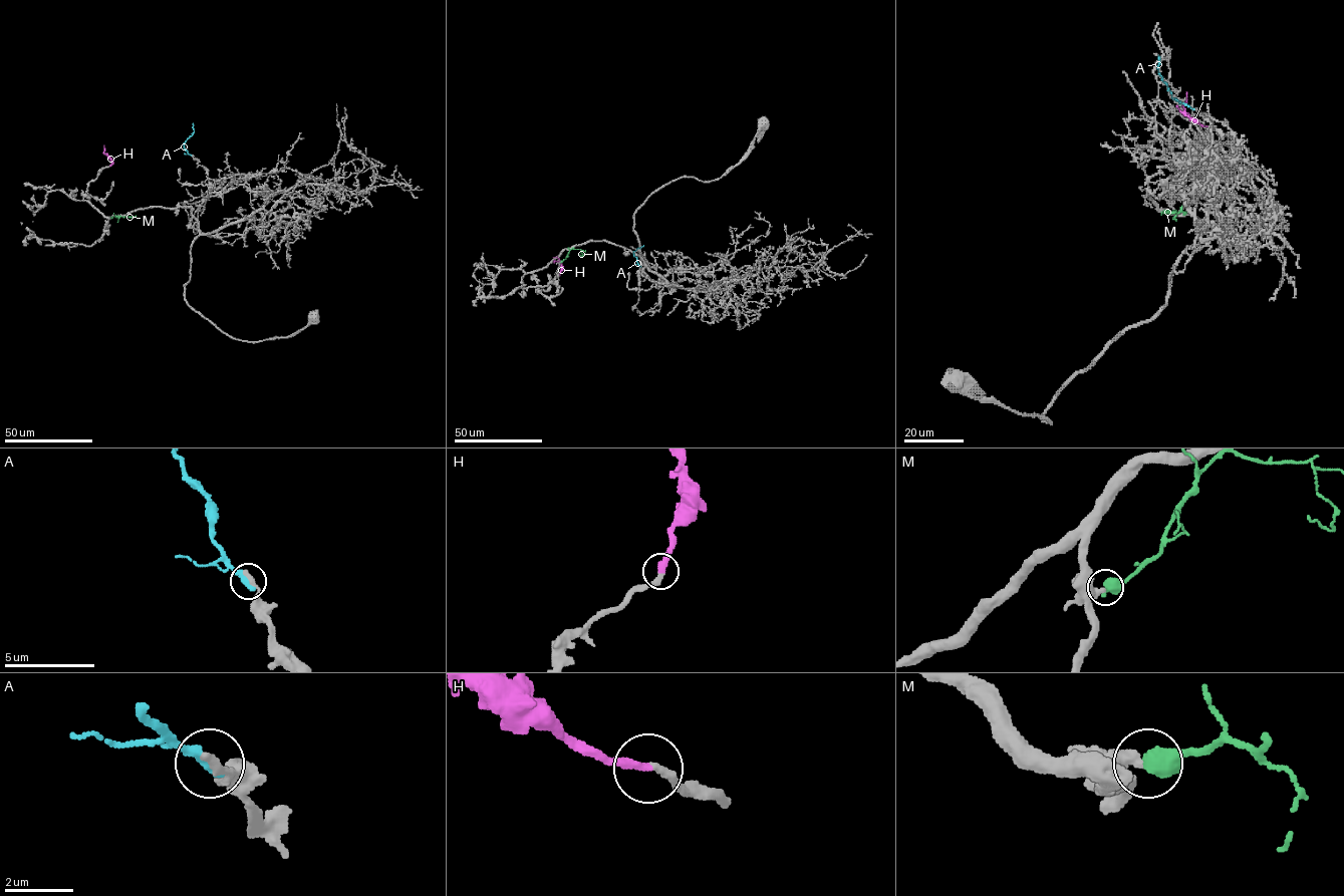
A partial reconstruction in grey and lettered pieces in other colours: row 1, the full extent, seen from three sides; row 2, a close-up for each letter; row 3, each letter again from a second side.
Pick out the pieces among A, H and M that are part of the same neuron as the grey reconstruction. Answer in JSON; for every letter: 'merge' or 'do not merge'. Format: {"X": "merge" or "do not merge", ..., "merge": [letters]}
{"A": "do not merge", "H": "merge", "M": "do not merge", "merge": ["H"]}

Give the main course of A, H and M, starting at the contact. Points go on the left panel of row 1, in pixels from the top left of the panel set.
A: (191, 155), (184, 144), (194, 131), (193, 122)
H: (109, 166), (111, 160), (103, 152), (104, 144)
M: (110, 217), (130, 218)

